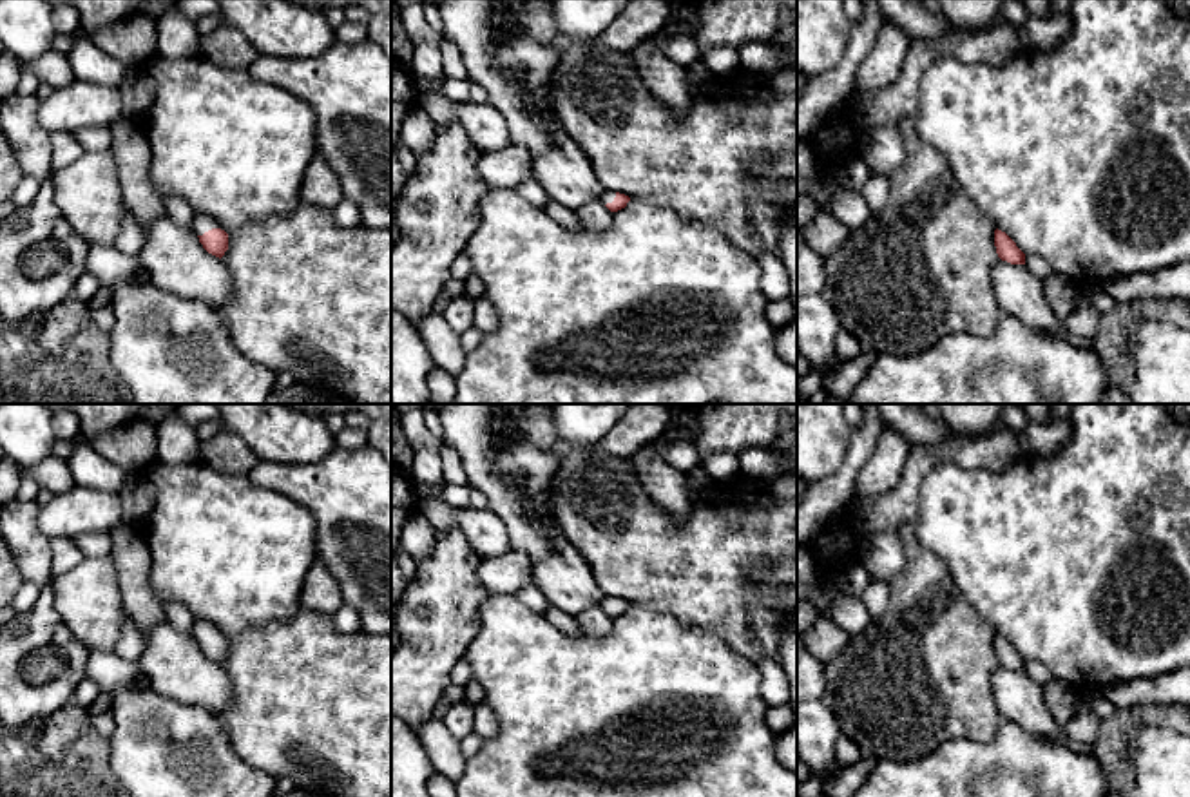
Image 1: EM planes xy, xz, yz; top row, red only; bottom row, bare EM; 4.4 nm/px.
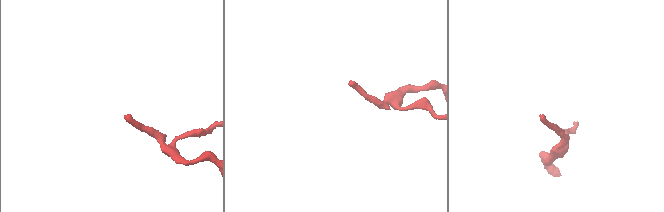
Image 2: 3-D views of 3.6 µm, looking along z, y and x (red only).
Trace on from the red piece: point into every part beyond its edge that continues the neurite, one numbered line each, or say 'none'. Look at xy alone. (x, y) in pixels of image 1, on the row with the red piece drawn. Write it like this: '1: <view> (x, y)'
1: xy (201, 223)

